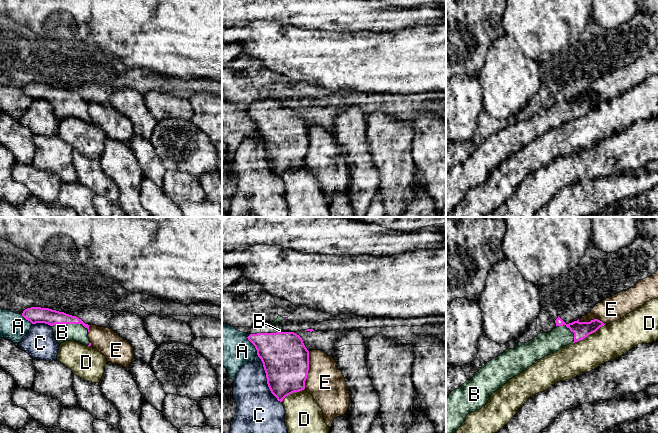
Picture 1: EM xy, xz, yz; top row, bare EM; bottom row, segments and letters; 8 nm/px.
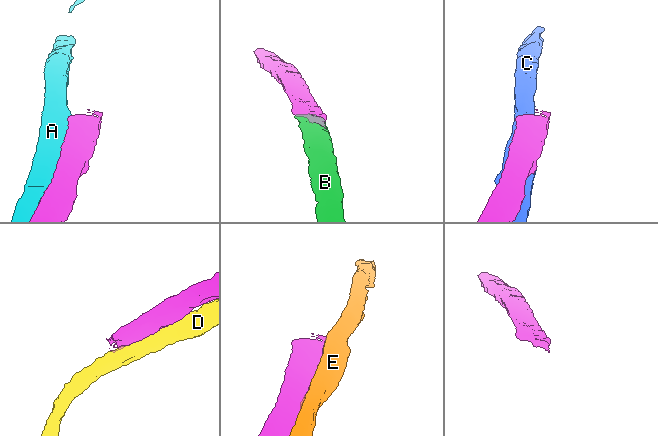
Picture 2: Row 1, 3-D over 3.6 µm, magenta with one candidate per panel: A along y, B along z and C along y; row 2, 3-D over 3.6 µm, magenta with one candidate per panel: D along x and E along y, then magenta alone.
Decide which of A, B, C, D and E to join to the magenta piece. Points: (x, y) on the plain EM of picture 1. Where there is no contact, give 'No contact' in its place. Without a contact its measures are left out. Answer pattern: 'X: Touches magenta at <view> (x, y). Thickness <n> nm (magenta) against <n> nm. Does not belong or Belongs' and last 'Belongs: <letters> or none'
A: Touches magenta at xz (252, 119). Thickness 340 nm (magenta) against 340 nm. Does not belong
B: Touches magenta at xy (70, 99). Thickness 130 nm (magenta) against 140 nm. Belongs
C: Touches magenta at xz (267, 155). Thickness 380 nm (magenta) against 340 nm. Does not belong
D: Touches magenta at yz (588, 110). Thickness 140 nm (magenta) against 280 nm. Does not belong
E: Touches magenta at xz (308, 146). Thickness 380 nm (magenta) against 300 nm. Does not belong
Belongs: B

